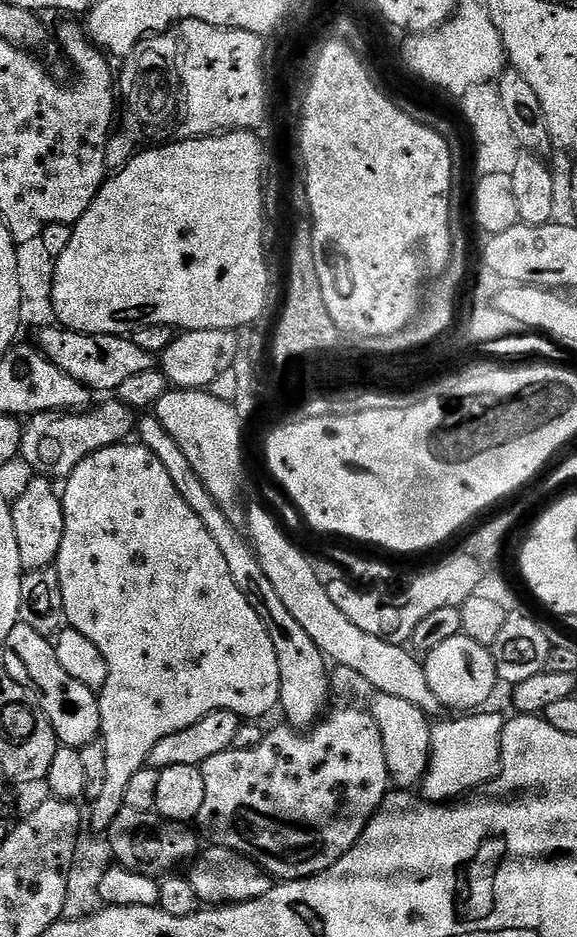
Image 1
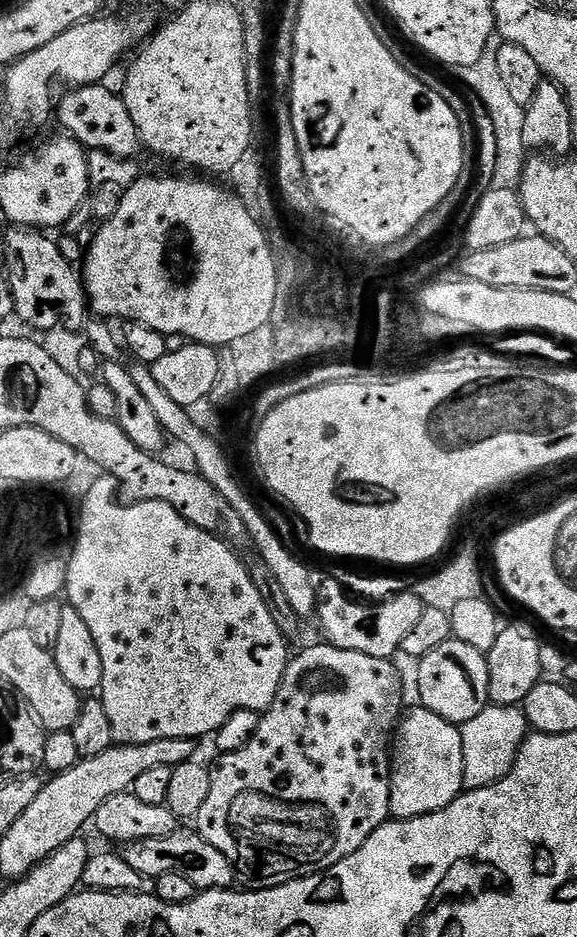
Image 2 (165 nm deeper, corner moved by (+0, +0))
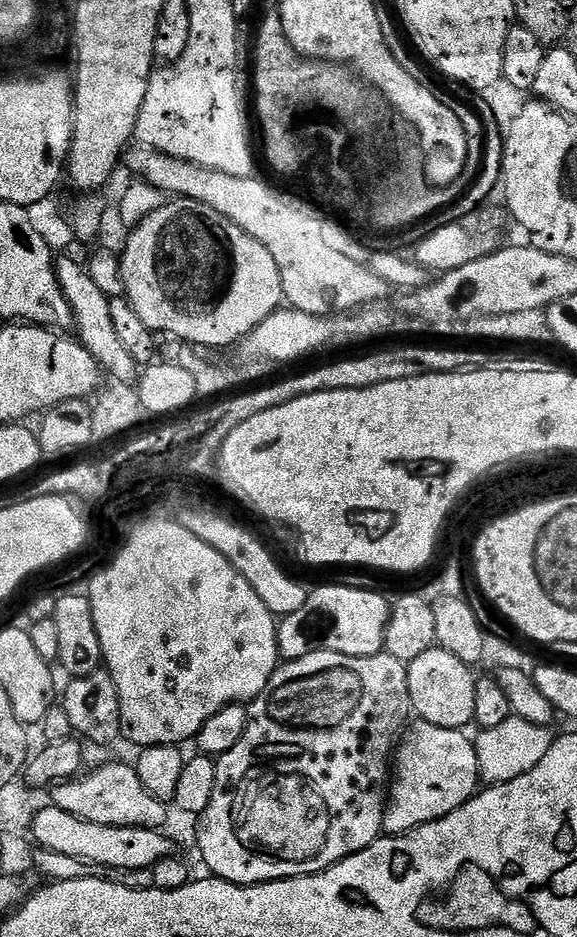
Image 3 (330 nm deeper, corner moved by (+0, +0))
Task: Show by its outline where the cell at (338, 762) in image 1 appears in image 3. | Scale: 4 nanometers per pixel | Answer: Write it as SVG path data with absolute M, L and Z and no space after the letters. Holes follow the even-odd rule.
M385 651L366 658L337 652L311 652L297 660L281 663L270 678L266 690L262 690L262 694L258 694L247 705L247 710L246 734L238 738L238 746L234 746L234 750L222 754L216 760L214 798L210 798L210 806L206 806L206 810L199 815L198 851L213 877L247 886L268 884L272 880L289 880L295 876L312 876L315 872L326 870L331 864L337 864L339 860L345 860L347 856L366 850L380 839L384 832L384 805L386 789L390 784L390 761L393 759L398 737L409 723L408 716L413 715L407 664Z

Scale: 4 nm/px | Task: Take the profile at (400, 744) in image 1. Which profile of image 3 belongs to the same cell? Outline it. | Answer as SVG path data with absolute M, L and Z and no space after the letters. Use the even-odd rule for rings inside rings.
M423 722L414 724L403 733L394 752L390 791L384 805L384 832L390 836L405 836L418 826L458 810L482 784L476 745L464 737L463 731Z

